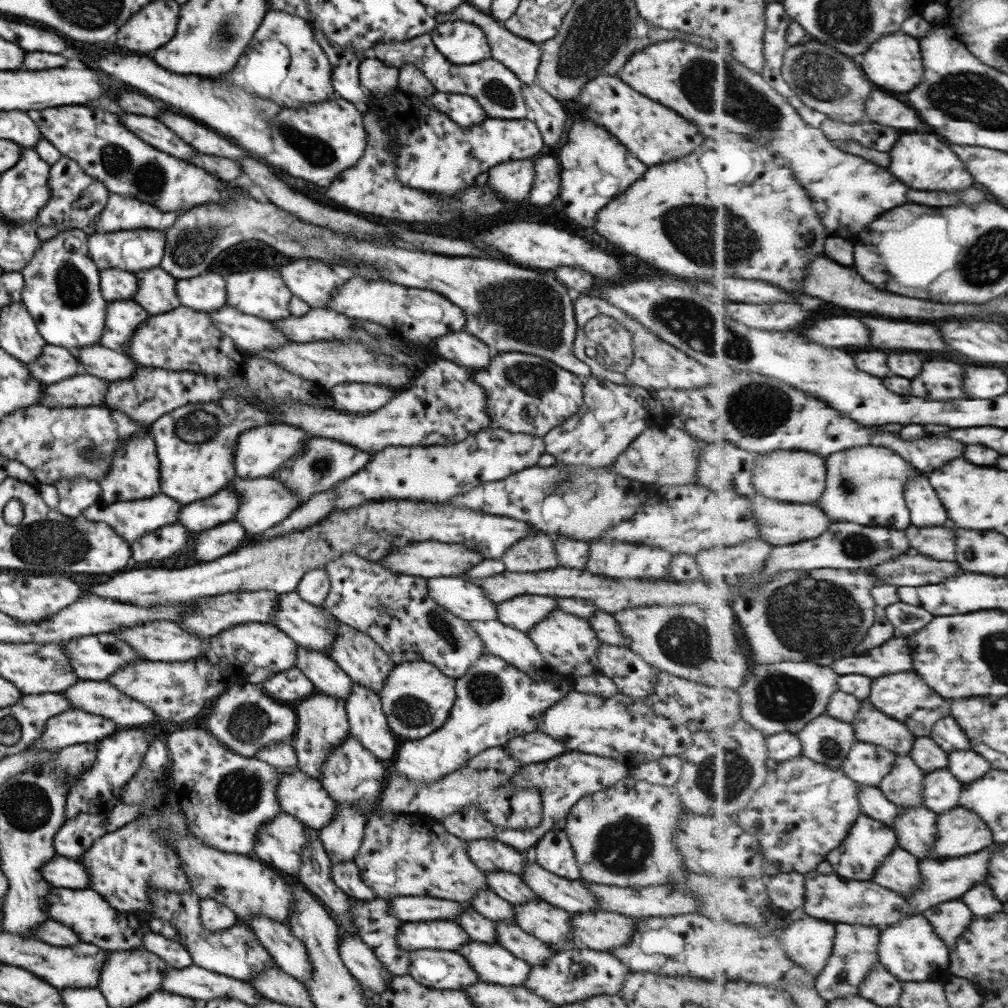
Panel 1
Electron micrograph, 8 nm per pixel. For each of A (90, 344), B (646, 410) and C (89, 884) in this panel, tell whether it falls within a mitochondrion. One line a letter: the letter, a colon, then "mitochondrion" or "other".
A: other
B: other
C: other

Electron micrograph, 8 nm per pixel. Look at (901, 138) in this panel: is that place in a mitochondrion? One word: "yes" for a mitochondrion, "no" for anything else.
no

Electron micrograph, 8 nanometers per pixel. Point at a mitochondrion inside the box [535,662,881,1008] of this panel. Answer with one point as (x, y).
(624, 847)

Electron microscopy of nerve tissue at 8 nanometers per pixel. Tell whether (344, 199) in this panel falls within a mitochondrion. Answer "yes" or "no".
no

